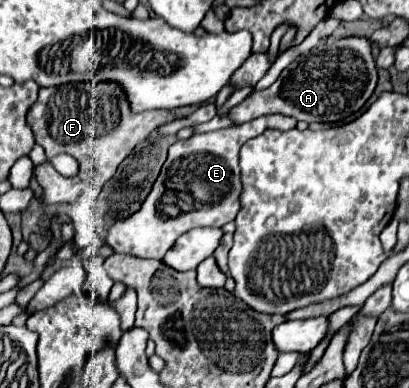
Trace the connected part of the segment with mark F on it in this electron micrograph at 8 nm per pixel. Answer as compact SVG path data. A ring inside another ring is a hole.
M68 82L62 86L50 86L50 88L40 88L38 102L30 108L28 112L28 124L36 136L36 142L46 150L46 162L34 168L34 176L38 184L42 186L42 200L46 204L60 204L60 202L76 202L81 194L89 192L89 196L97 195L103 186L114 176L116 168L122 164L122 160L144 140L152 134L162 124L174 122L176 116L170 110L152 110L152 112L132 112L130 102L126 98L126 92L120 88L116 82ZM60 152L66 152L74 156L80 164L80 172L74 178L66 178L58 174L52 166L52 158L58 156Z

